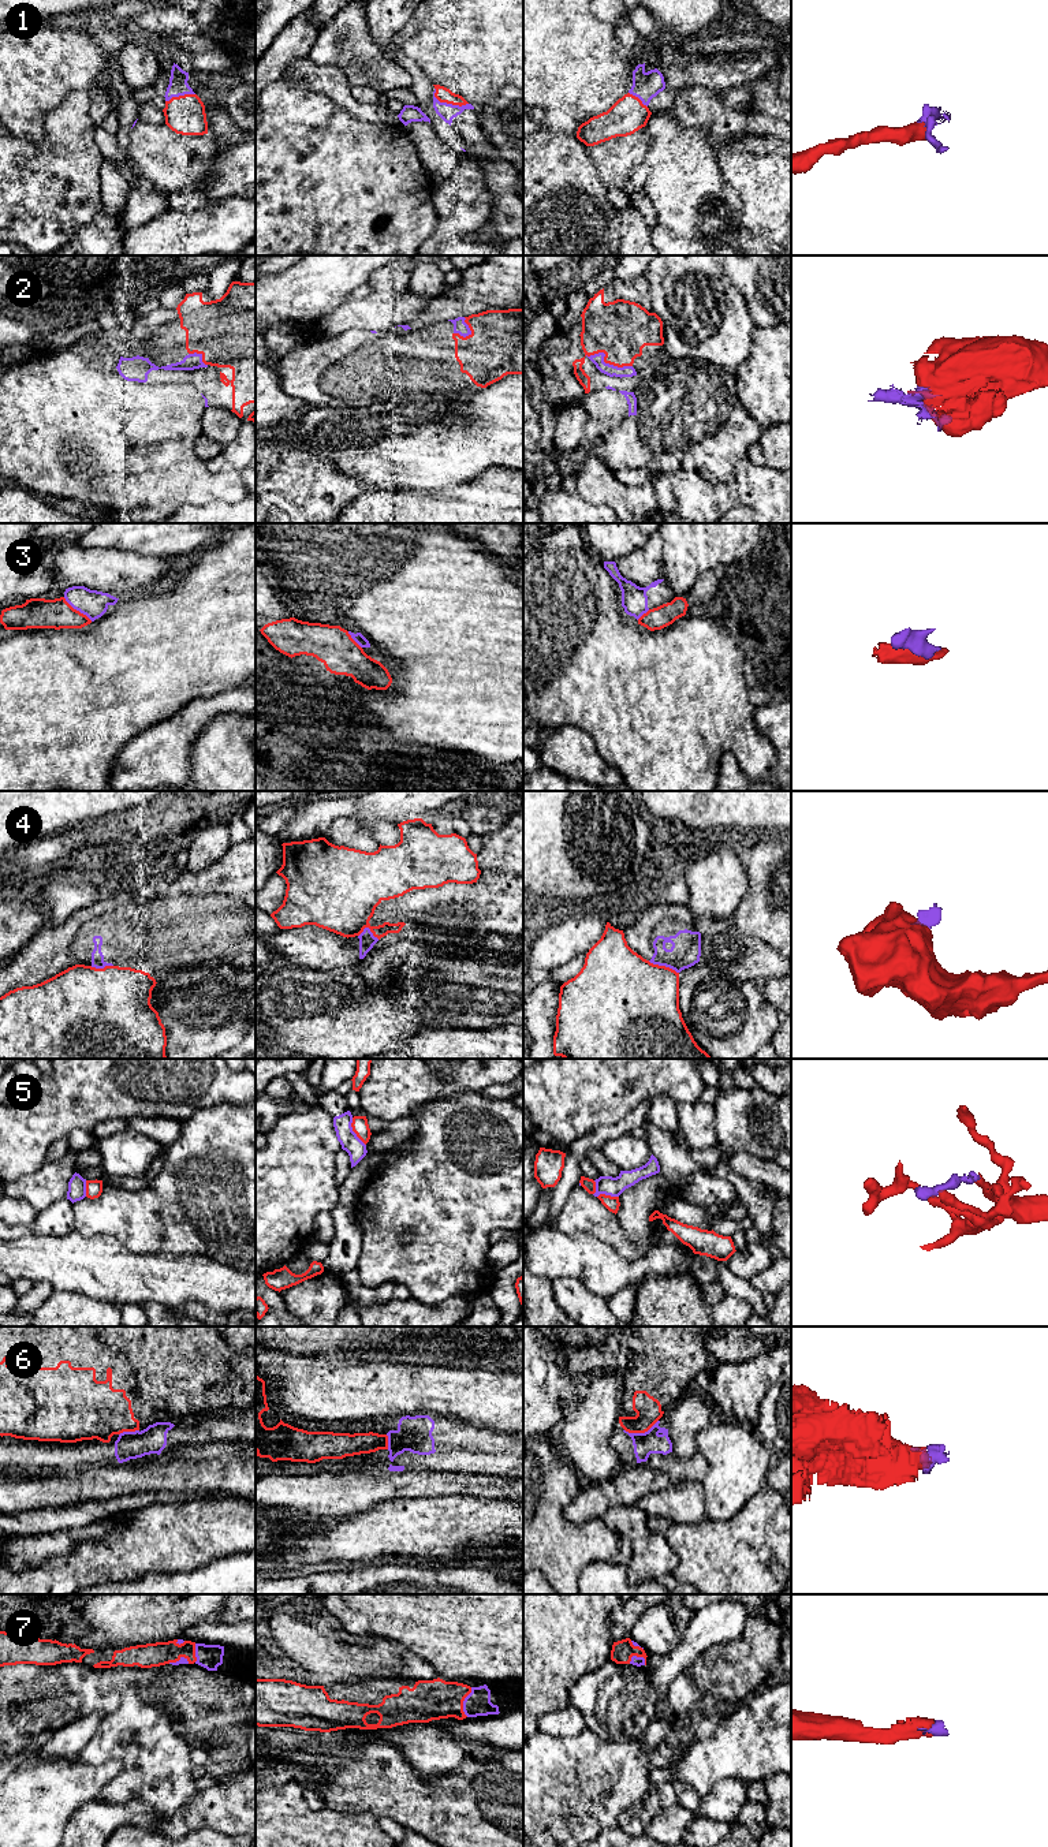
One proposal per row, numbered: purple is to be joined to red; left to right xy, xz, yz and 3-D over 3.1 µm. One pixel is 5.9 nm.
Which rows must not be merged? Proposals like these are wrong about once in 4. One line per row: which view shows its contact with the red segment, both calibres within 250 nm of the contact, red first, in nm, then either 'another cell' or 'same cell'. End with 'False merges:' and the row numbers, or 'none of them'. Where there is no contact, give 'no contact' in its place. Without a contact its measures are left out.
1: meets red in xz; 90 nm thick on the red side, 100 nm on the other; same cell
2: meets red in yz; 340 nm thick on the red side, 70 nm on the other; same cell
3: meets red in xy; 180 nm thick on the red side, 160 nm on the other; another cell
4: meets red in yz; 460 nm thick on the red side, 180 nm on the other; another cell
5: meets red in xz; 100 nm thick on the red side, 110 nm on the other; another cell
6: meets red in yz; 150 nm thick on the red side, 140 nm on the other; another cell
7: meets red in xz; 240 nm thick on the red side, 150 nm on the other; same cell
False merges: 3, 4, 5, 6

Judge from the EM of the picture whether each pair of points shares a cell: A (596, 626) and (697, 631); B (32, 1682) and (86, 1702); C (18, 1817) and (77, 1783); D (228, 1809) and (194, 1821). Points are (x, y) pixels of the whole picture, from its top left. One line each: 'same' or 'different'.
A: same
B: same
C: same
D: same

